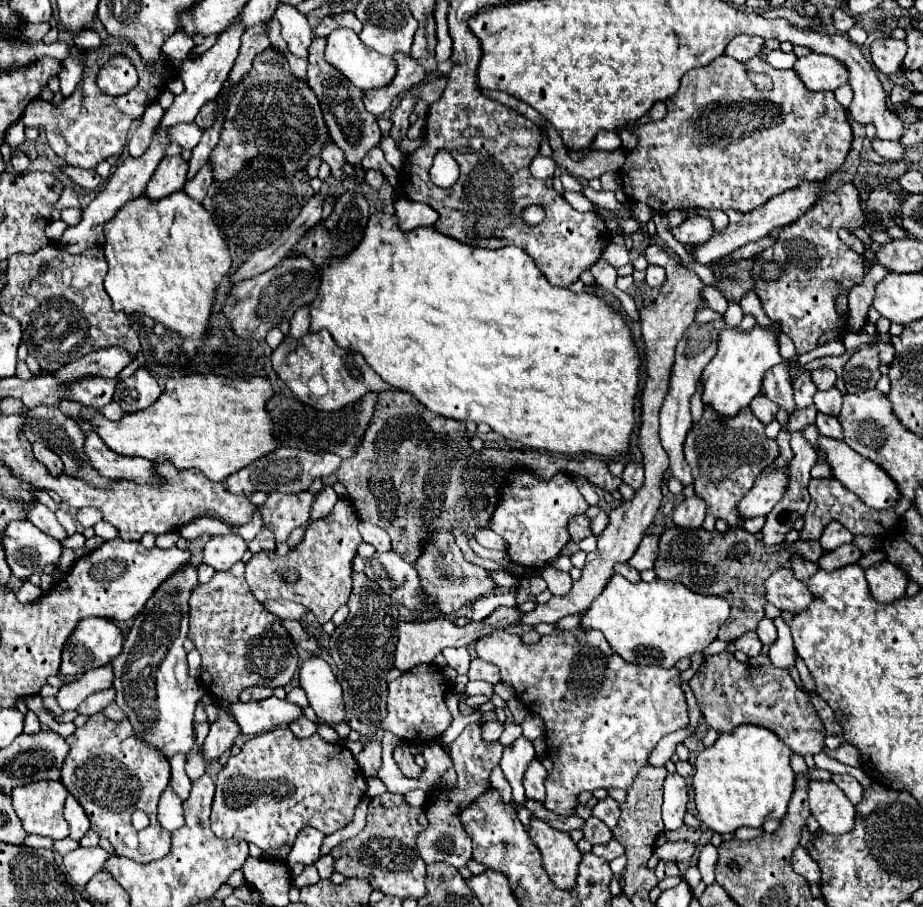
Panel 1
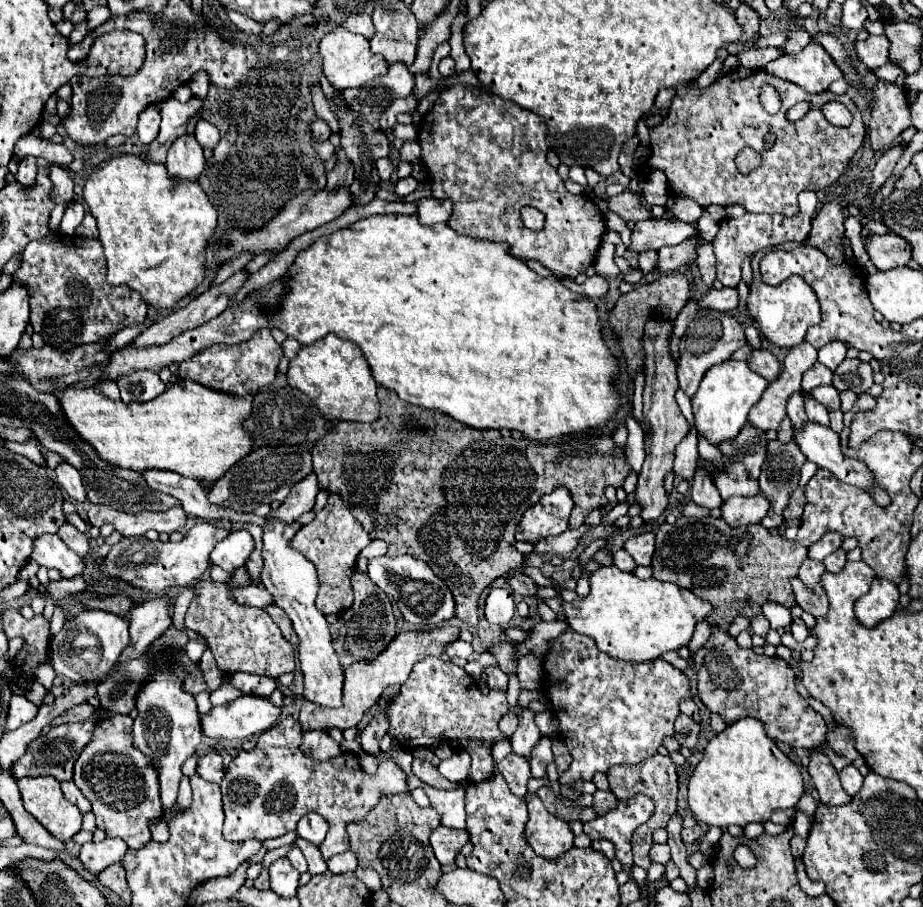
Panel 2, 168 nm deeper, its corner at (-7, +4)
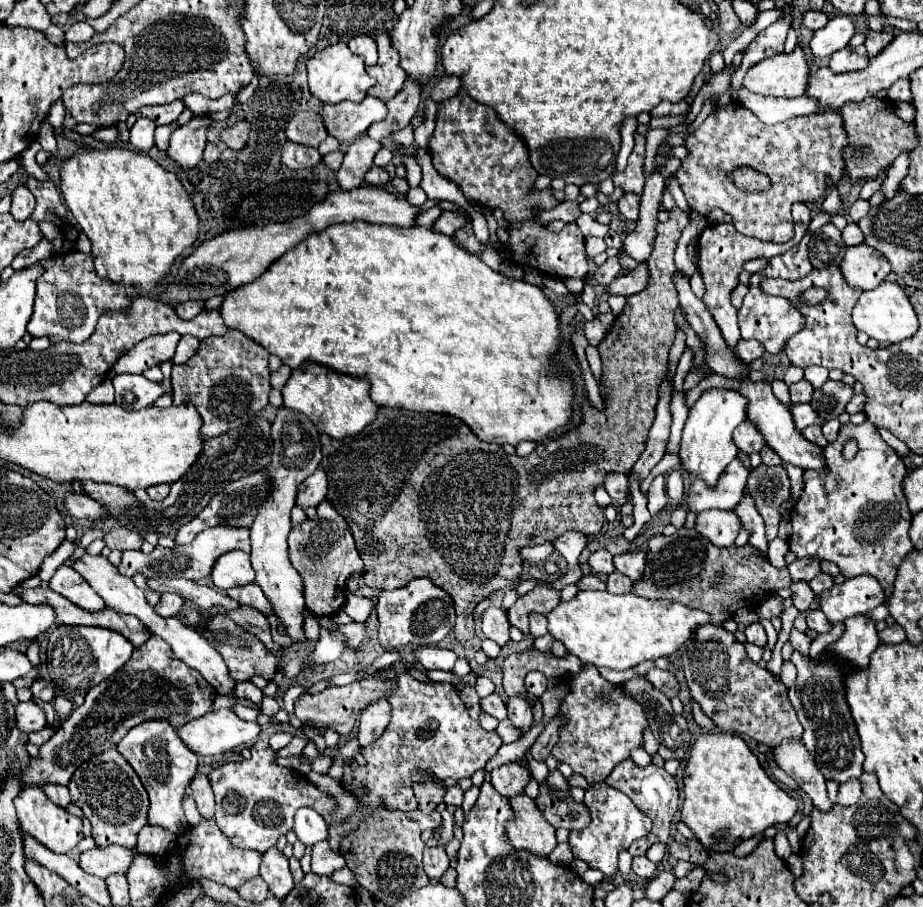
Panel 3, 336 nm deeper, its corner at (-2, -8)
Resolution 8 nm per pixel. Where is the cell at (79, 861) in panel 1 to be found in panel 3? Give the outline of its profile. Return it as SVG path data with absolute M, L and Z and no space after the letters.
M106 846L106 848L92 848L88 852L82 852L80 856L80 868L92 876L106 878L110 874L126 872L132 864L136 850L122 848L122 846Z

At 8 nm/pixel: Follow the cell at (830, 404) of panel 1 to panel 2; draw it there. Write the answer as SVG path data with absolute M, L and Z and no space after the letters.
M819 386L815 390L809 392L815 400L819 400L827 410L839 410L841 402L839 402L839 392L833 386Z

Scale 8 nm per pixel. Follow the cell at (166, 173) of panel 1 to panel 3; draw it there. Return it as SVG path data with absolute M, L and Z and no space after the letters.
M196 114L188 124L180 126L168 146L168 156L184 170L196 168L202 162L202 152L206 146L206 130L212 122L204 114Z

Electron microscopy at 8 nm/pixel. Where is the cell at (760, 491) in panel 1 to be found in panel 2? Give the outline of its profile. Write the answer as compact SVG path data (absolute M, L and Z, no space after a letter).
M757 494L751 498L733 496L721 504L721 518L727 524L731 524L731 528L737 528L737 526L761 522L761 518L767 514L767 510L769 510L769 502L763 494Z

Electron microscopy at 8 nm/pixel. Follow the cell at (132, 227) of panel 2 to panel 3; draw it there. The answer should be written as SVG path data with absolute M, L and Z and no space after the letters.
M124 148L110 150L78 150L62 164L62 196L80 224L82 232L92 242L94 266L100 278L136 290L138 294L152 292L170 274L176 258L198 240L200 218L190 194L182 182L146 154L136 154Z

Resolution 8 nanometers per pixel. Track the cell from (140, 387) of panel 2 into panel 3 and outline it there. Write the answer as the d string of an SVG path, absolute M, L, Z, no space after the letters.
M142 374L114 376L112 384L116 388L116 404L128 410L142 410L154 404L154 400L158 400L166 392L164 384L150 382Z

